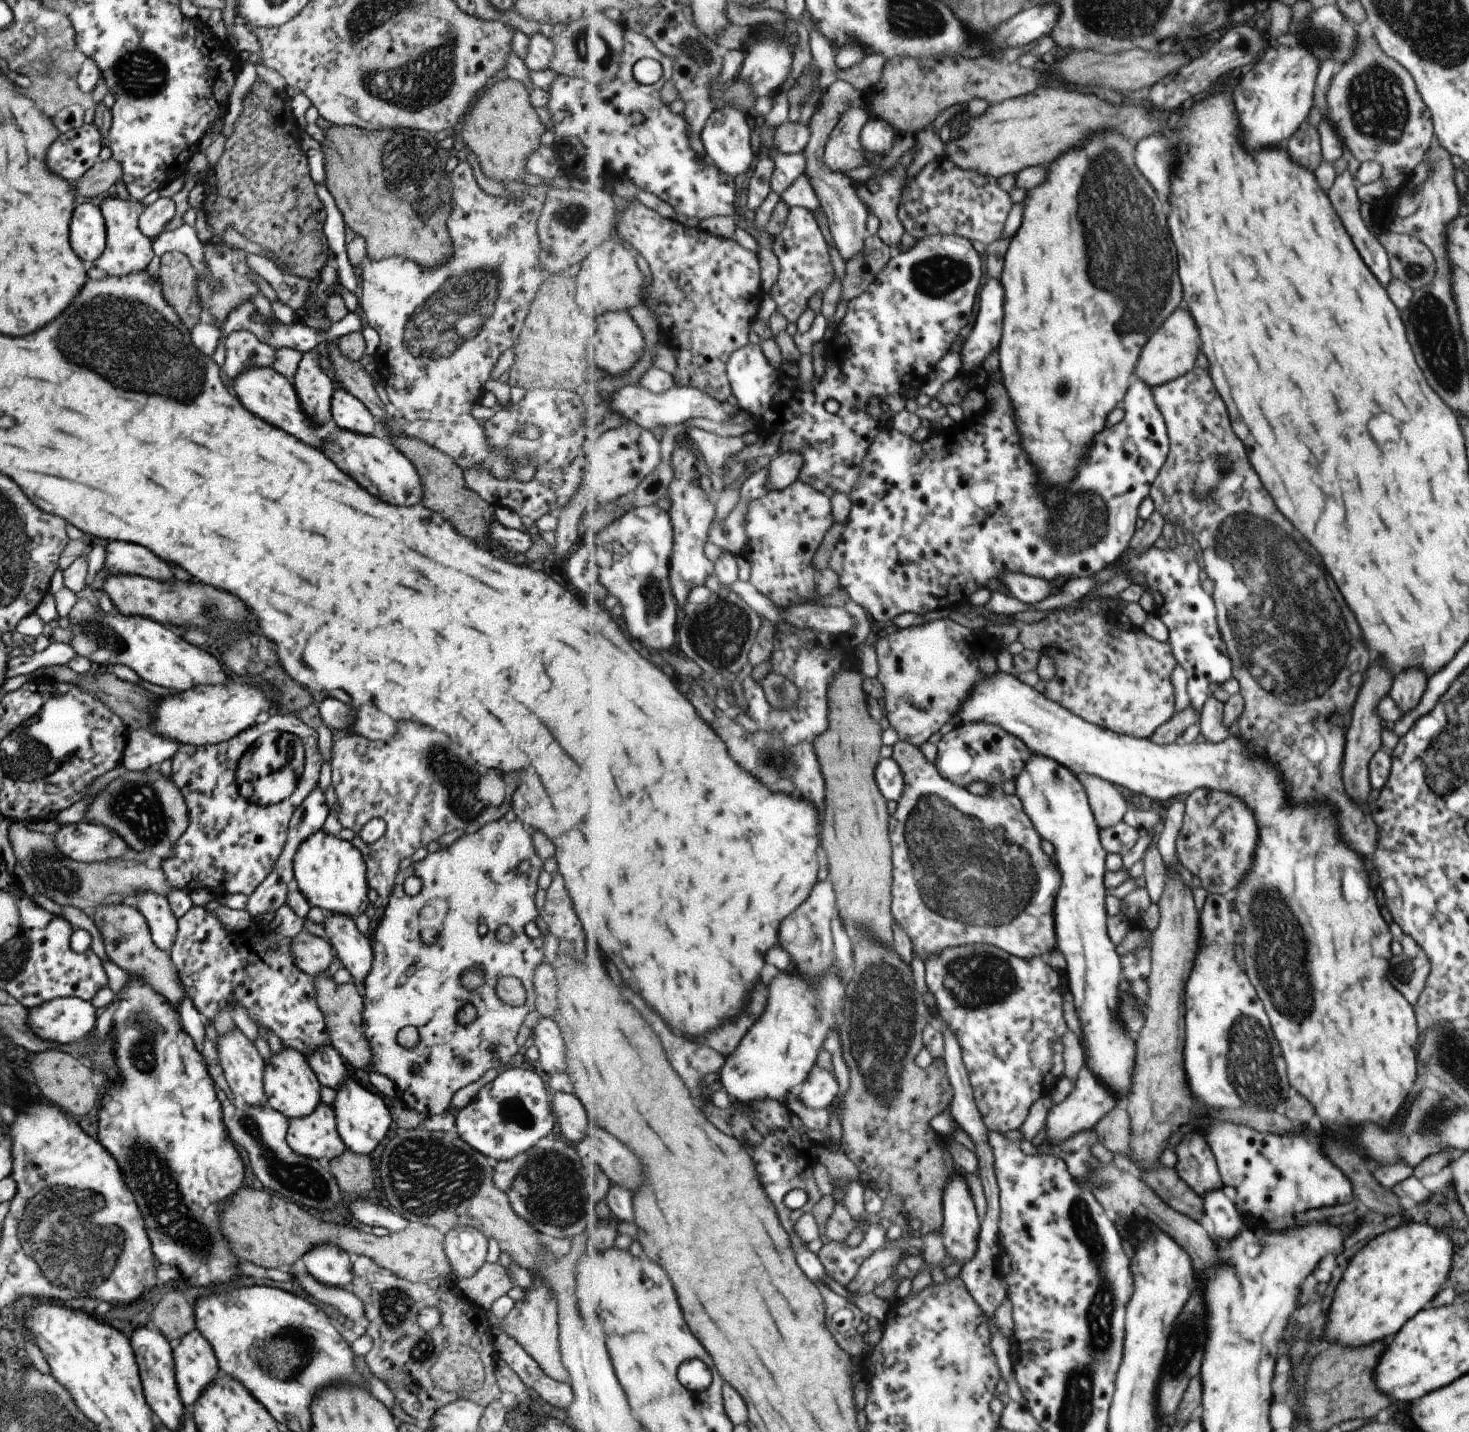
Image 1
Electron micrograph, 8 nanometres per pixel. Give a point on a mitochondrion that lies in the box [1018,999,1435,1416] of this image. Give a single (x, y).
(1250, 1048)

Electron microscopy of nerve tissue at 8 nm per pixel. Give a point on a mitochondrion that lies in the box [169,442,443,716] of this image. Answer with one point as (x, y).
(217, 614)

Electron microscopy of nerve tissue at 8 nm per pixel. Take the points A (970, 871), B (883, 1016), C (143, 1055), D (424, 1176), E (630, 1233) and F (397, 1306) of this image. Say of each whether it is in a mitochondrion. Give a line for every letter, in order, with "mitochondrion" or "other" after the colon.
A: mitochondrion
B: mitochondrion
C: mitochondrion
D: mitochondrion
E: other
F: mitochondrion

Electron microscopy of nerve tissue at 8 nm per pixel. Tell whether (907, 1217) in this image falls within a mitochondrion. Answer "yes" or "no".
no

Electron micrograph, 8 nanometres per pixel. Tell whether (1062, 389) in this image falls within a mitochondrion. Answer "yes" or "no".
yes

